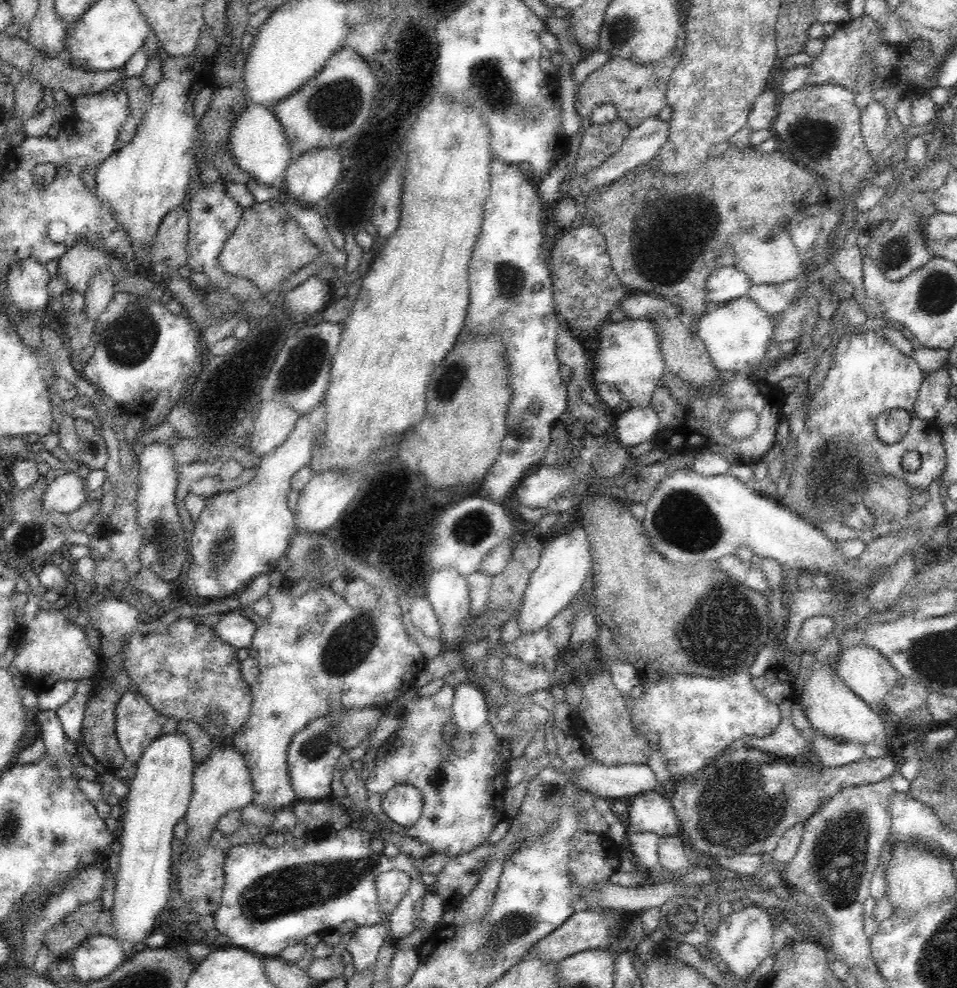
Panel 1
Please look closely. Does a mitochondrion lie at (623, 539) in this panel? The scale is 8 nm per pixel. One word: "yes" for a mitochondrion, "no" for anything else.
no

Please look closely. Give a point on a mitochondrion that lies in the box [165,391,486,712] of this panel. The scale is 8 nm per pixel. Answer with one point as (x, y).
(350, 644)

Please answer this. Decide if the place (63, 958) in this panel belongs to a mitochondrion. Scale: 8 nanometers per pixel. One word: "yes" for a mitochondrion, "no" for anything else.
no

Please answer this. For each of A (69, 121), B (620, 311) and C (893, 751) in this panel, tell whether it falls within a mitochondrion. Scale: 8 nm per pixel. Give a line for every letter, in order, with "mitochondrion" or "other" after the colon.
A: other
B: other
C: other

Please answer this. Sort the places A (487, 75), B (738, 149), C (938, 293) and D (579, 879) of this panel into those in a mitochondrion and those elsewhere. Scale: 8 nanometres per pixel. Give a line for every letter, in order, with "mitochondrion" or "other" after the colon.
A: mitochondrion
B: other
C: mitochondrion
D: other

